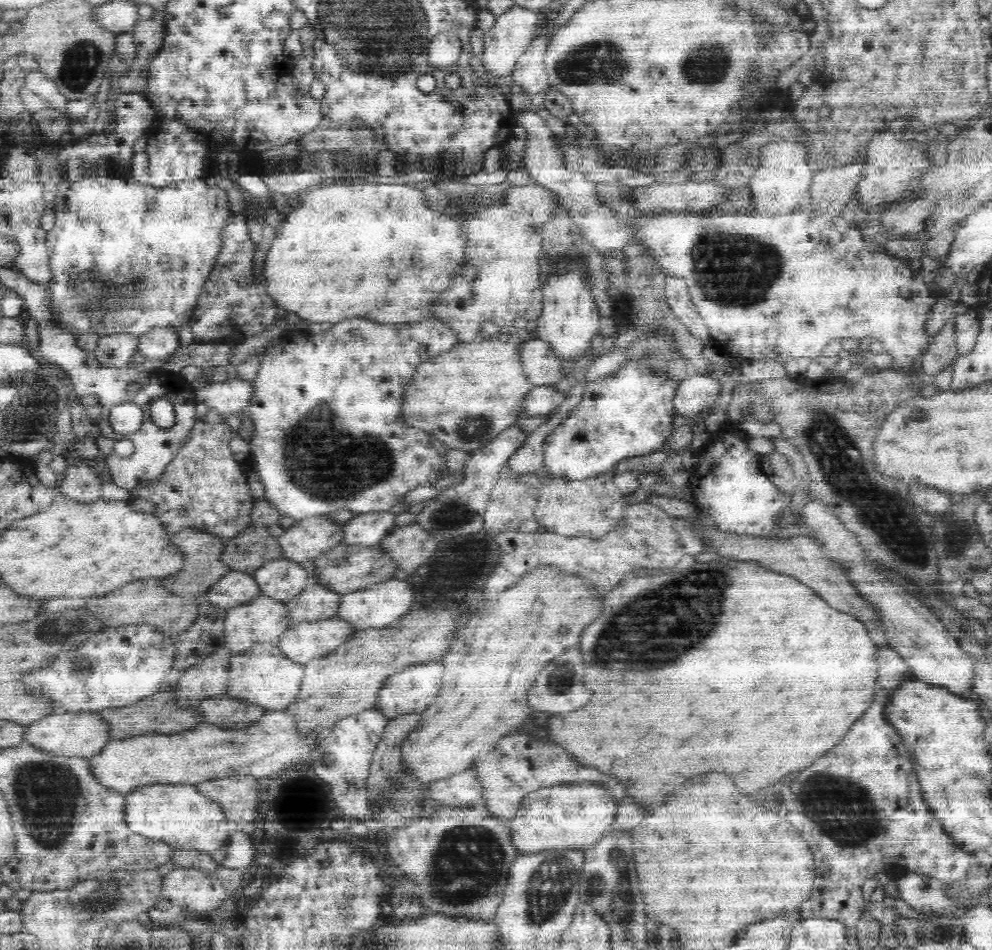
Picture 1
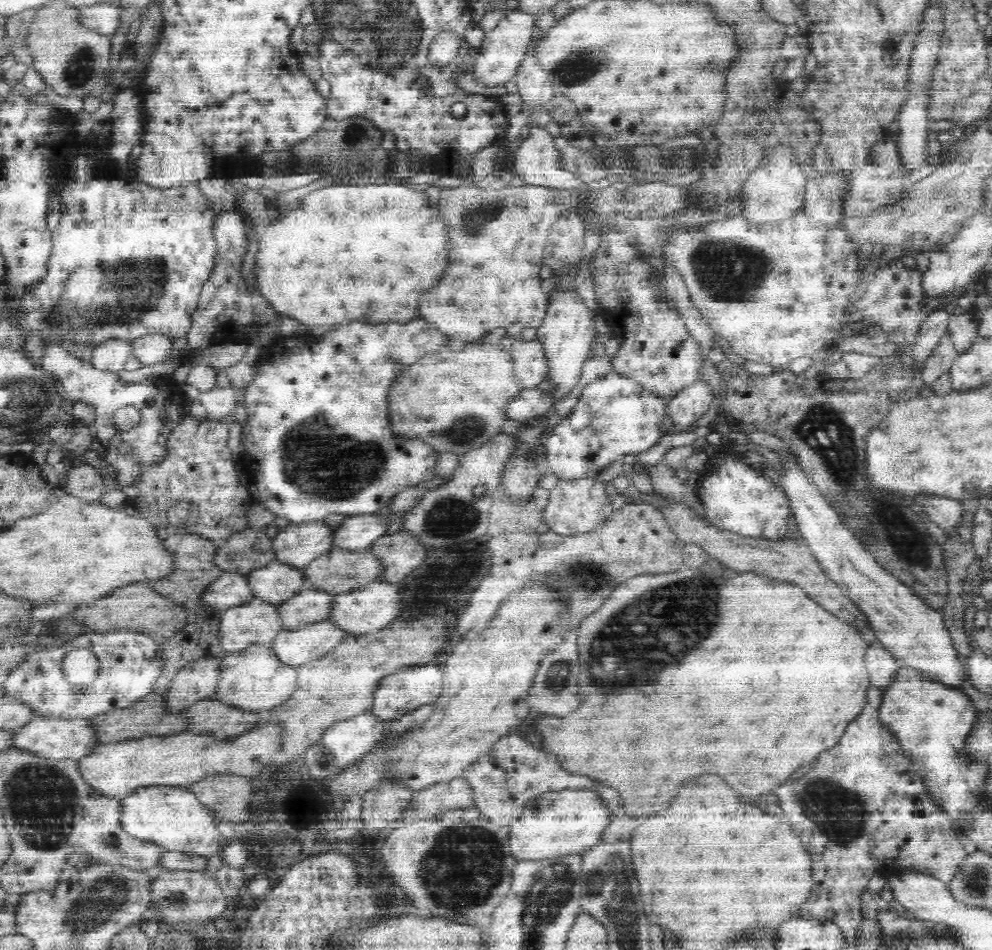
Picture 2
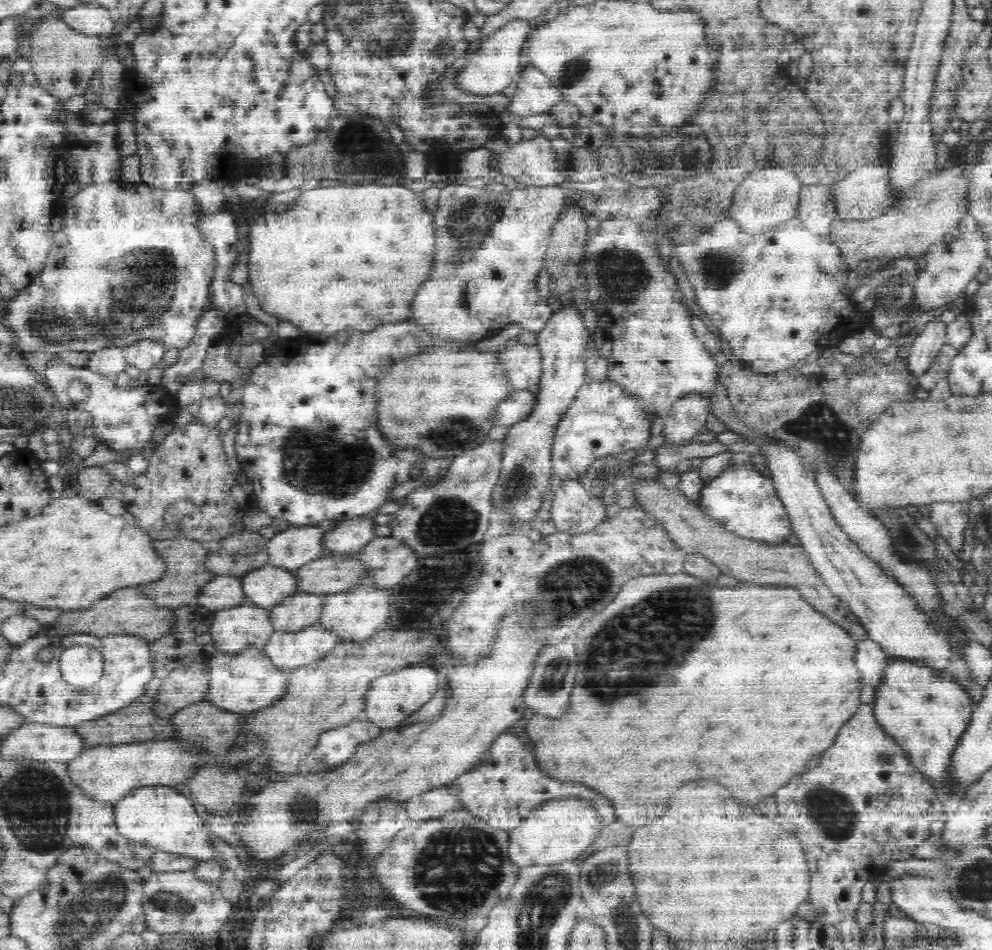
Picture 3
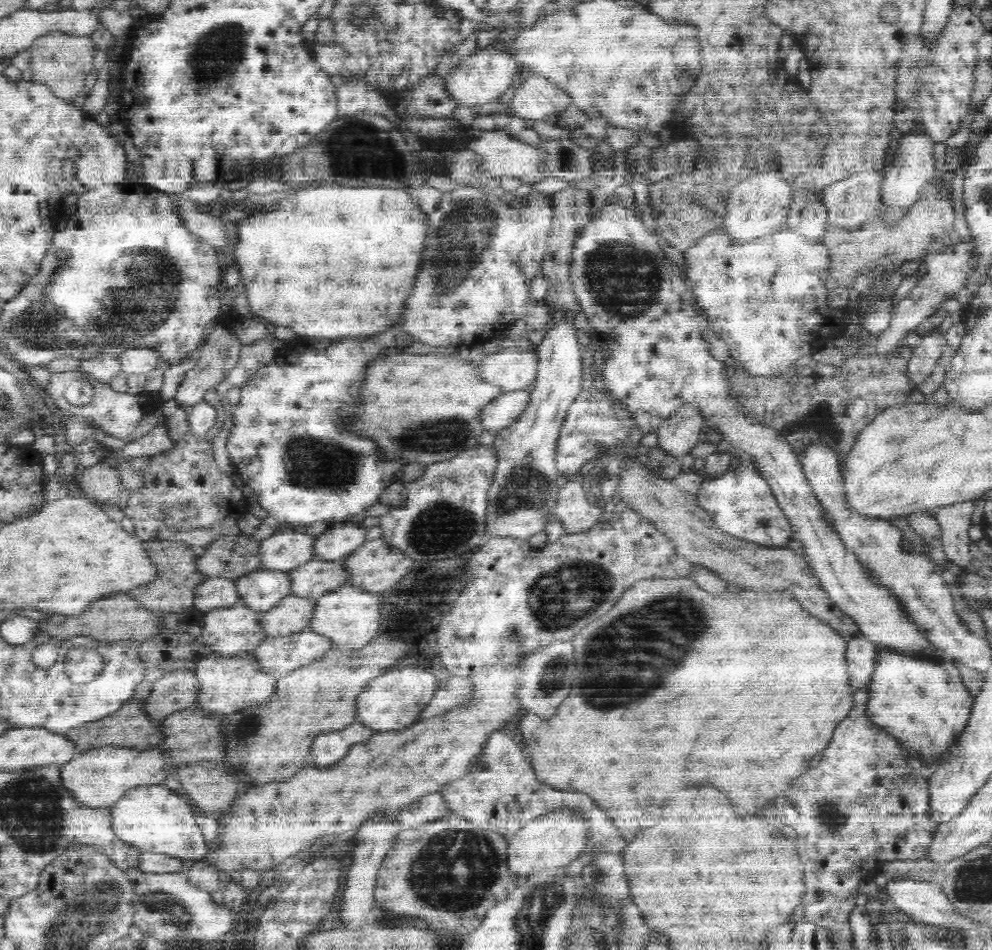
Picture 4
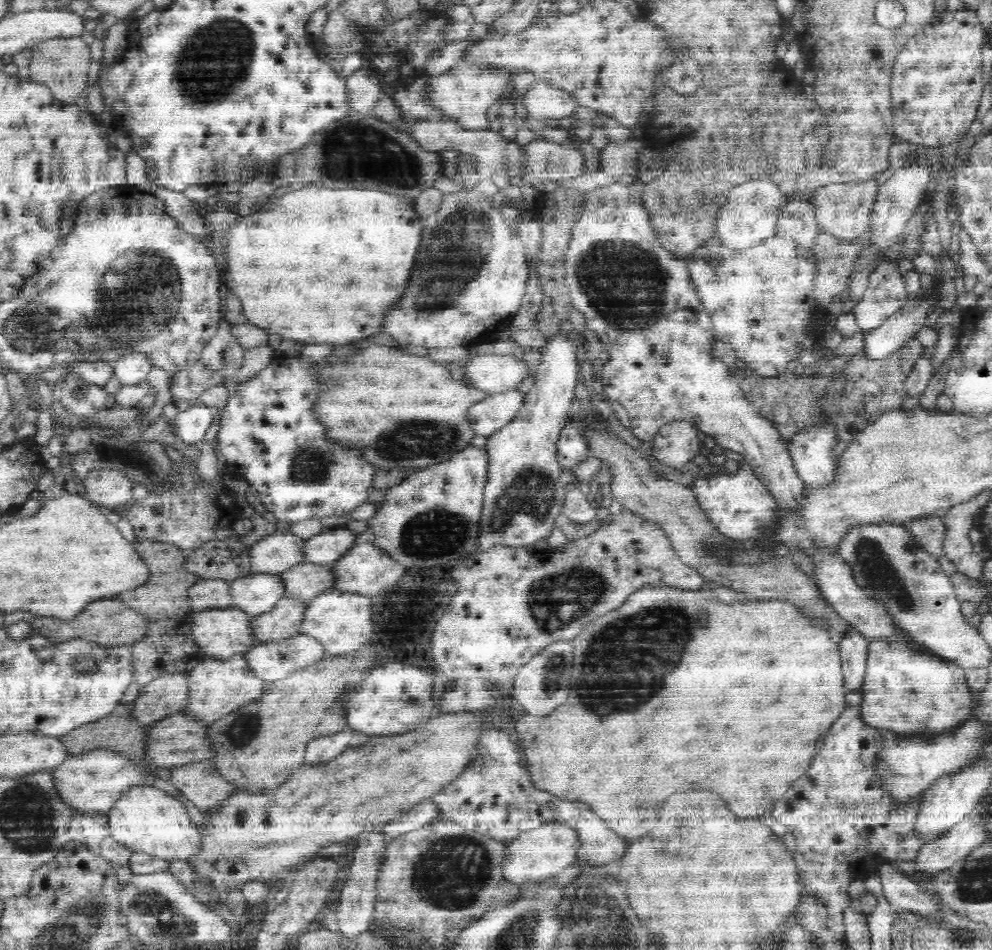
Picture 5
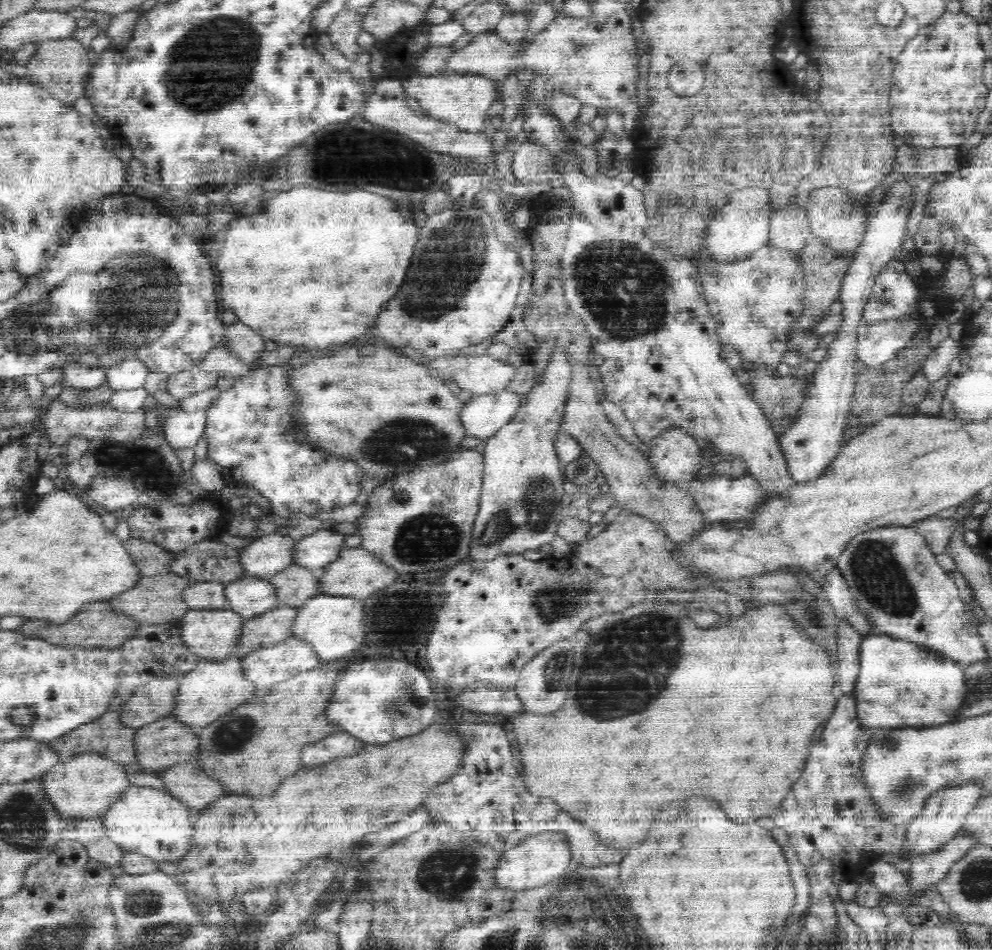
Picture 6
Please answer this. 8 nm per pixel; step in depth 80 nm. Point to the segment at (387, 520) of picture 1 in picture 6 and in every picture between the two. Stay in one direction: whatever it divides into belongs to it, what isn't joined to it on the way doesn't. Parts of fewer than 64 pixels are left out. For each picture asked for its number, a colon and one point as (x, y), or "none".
2: (356, 532)
3: (350, 535)
4: (340, 540)
5: (329, 545)
6: (319, 549)

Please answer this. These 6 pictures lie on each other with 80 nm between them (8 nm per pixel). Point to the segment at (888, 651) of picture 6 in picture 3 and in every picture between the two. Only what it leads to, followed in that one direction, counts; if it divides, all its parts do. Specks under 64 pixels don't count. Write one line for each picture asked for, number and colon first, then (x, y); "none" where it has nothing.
3: (927, 714)
4: (926, 721)
5: (909, 692)

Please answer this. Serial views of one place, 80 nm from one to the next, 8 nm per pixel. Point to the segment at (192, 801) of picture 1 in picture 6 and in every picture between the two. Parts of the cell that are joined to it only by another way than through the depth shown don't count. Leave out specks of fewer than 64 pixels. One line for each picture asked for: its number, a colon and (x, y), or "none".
2: (174, 817)
3: (161, 816)
4: (156, 819)
5: (146, 818)
6: (145, 820)

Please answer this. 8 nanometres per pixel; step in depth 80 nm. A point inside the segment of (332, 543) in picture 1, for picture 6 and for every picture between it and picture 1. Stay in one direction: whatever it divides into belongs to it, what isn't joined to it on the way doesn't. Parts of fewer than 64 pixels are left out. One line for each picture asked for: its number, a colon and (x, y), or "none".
2: (299, 544)
3: (296, 546)
4: (285, 551)
5: (276, 553)
6: (265, 556)

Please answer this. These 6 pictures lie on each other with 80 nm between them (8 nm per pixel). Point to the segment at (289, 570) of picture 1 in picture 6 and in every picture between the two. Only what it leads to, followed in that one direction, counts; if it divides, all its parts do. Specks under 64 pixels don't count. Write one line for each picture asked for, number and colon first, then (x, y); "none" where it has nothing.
2: (276, 582)
3: (269, 585)
4: (261, 589)
5: (257, 593)
6: (251, 596)

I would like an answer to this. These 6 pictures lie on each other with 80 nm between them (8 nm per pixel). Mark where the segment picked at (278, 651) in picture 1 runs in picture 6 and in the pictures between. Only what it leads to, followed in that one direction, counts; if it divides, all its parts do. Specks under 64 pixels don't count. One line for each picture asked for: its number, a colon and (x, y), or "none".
2: (255, 679)
3: (248, 681)
4: (227, 684)
5: (218, 687)
6: (213, 687)

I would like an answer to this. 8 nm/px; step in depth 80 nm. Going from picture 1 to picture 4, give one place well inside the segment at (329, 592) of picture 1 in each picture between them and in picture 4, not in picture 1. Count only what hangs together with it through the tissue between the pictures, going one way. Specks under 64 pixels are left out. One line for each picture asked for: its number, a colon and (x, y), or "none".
2: (311, 604)
3: (302, 609)
4: (294, 613)

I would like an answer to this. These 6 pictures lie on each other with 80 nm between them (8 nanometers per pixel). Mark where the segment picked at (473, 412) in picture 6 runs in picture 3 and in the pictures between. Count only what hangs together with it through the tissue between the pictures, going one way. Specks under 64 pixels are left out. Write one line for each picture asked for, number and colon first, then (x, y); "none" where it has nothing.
3: (516, 408)
4: (507, 409)
5: (501, 408)

